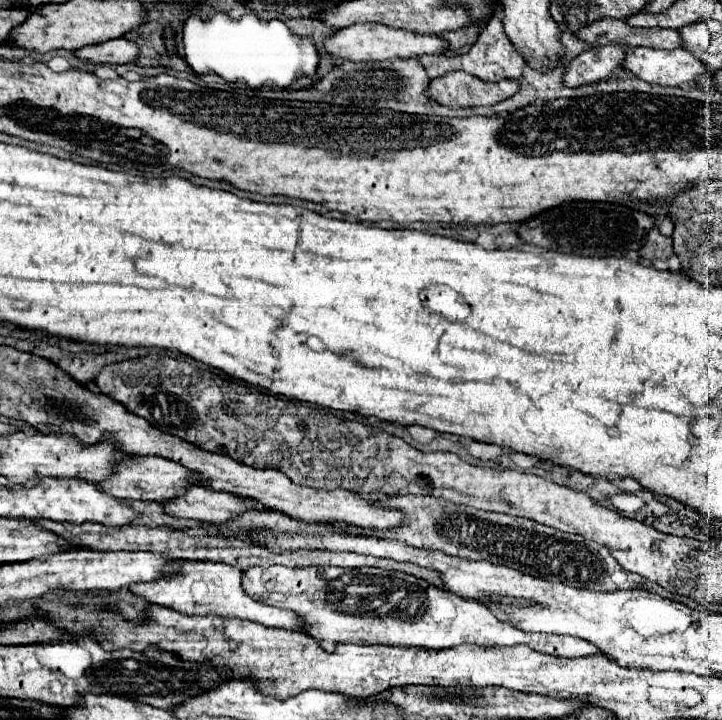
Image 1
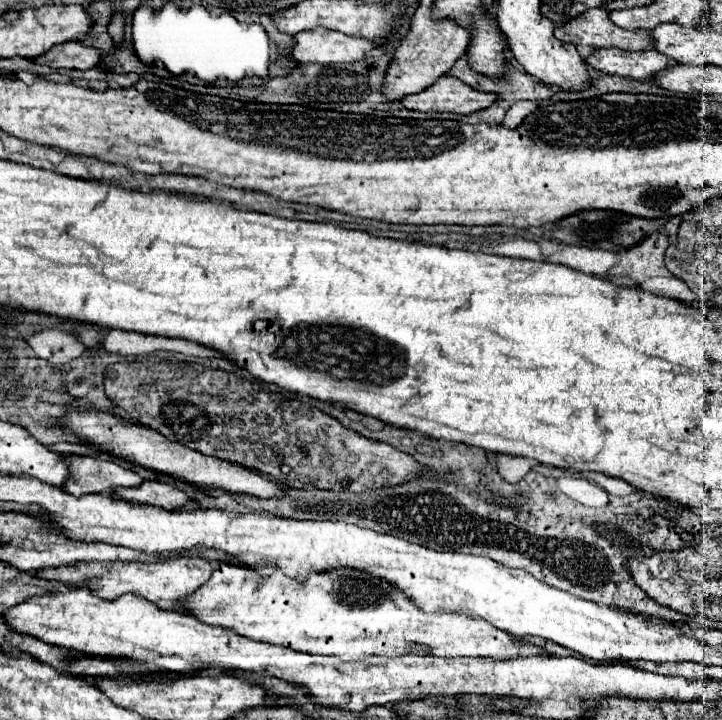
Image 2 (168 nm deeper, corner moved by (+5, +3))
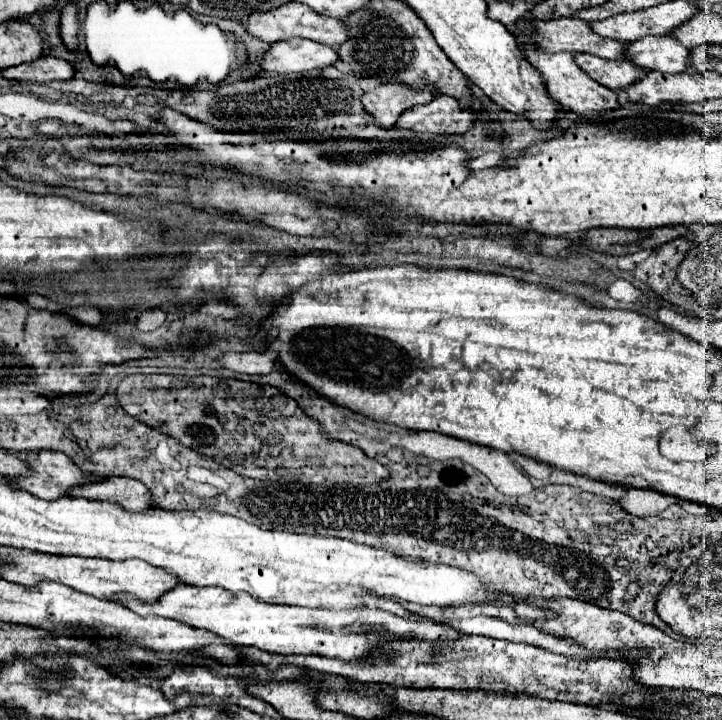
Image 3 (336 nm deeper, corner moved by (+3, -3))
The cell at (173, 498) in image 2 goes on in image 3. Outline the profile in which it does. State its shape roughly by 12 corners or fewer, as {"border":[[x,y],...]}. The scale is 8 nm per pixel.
{"border":[[102,478],[70,496],[148,512],[150,492],[132,478]]}

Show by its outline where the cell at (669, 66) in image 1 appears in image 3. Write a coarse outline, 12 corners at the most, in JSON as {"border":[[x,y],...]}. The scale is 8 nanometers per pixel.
{"border":[[592,54],[574,60],[592,80],[612,90],[646,74],[630,60]]}

